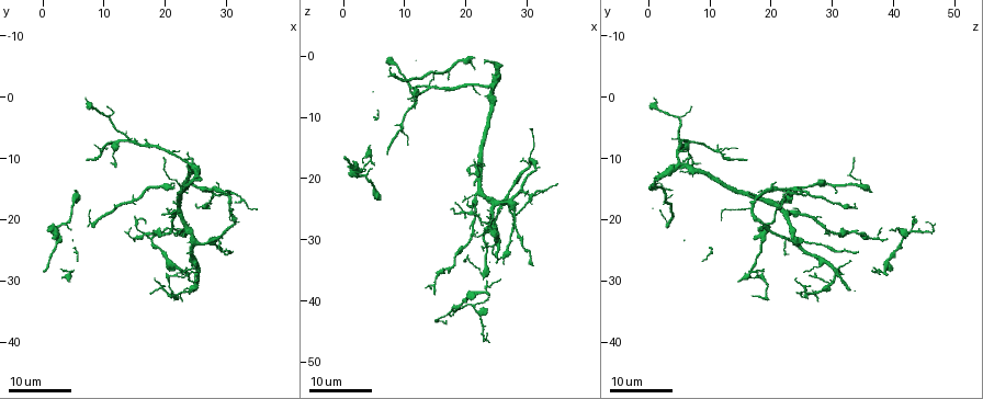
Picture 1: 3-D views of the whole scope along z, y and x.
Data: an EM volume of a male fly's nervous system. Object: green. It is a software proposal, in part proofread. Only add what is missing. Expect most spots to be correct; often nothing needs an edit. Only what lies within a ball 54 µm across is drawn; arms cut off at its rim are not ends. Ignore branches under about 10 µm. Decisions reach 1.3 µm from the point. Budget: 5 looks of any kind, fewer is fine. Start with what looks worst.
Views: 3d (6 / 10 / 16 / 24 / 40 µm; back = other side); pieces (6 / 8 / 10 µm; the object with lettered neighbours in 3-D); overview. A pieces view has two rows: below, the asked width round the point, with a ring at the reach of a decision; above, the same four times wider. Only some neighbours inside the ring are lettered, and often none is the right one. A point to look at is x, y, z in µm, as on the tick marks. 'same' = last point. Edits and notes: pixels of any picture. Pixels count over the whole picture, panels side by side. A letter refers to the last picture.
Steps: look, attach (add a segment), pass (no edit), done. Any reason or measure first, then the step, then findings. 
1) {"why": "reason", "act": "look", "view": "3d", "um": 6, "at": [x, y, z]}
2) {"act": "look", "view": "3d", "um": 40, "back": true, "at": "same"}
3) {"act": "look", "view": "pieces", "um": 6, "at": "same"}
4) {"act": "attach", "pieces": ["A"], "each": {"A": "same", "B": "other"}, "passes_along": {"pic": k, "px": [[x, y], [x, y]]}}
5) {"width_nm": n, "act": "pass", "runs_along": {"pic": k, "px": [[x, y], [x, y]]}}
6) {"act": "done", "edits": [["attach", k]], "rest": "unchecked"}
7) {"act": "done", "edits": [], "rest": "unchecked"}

{"why": "thin end", "act": "look", "view": "3d", "um": 16, "at": [7.5, 10.5, 16.0]}

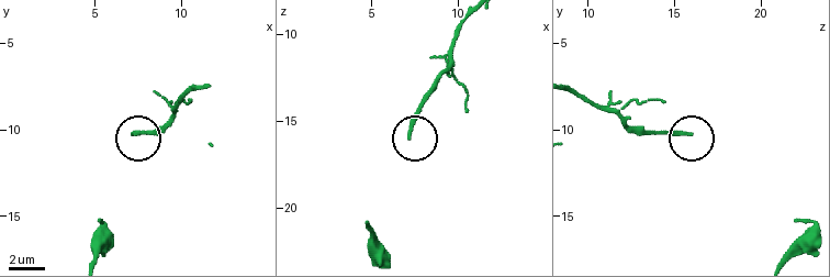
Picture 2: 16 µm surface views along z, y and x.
{"act": "look", "view": "pieces", "um": 10, "at": [7.2, 10.3, 16.0]}

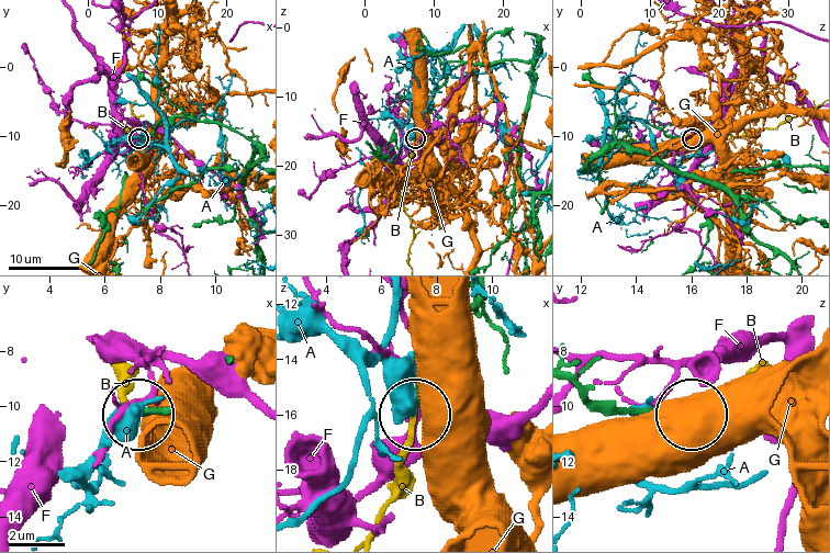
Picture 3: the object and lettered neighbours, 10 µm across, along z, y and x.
{"width_nm": 190, "act": "attach", "pieces": ["B"], "each": {"A": "other", "B": "same", "F": "other", "G": "other"}, "found": "it goes on there"}

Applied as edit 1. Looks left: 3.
{"why": "branch stops here", "act": "look", "view": "3d", "um": 24, "at": [29.5, 15.5, 17.5]}

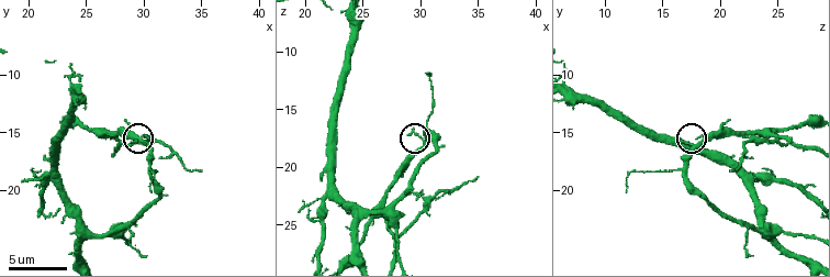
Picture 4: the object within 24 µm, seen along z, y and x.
{"act": "look", "view": "pieces", "um": 6, "at": [29.0, 15.8, 17.0]}

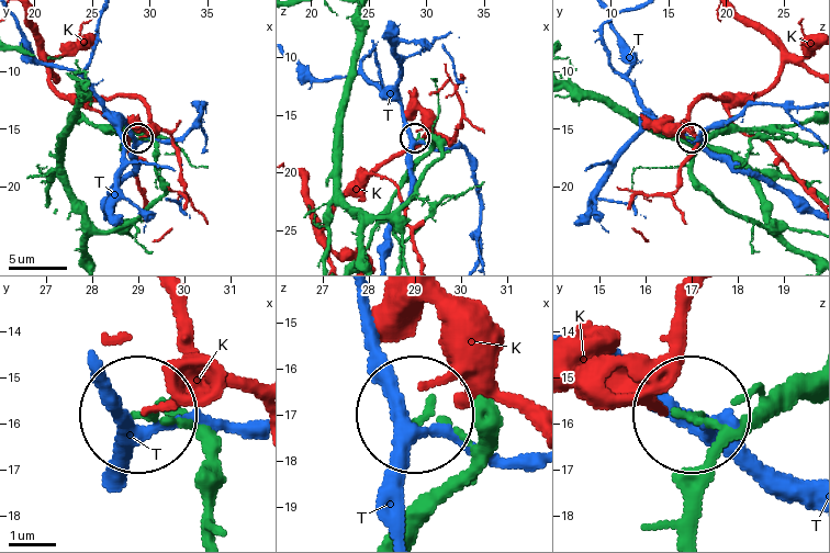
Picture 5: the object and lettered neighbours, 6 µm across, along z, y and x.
{"act": "pass", "each": {"K": "other", "T": "other"}, "found": "no lettered segment goes on from it"}

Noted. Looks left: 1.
{"act": "done", "edits": [["attach", 3]], "rest": "unchecked"}

